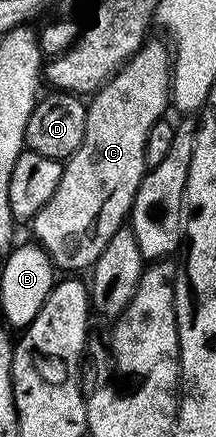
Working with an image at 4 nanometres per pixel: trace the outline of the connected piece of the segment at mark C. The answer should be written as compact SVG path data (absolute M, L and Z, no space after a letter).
M150 39L103 87L92 93L87 104L87 134L83 138L83 146L79 146L79 150L75 150L75 154L64 161L59 186L55 186L51 202L47 202L47 206L43 206L43 210L39 210L39 214L35 214L31 221L32 239L45 249L58 269L66 268L69 271L66 273L69 274L80 273L77 272L80 268L92 269L99 254L103 254L103 246L107 246L107 242L111 242L111 237L115 235L115 230L122 228L128 221L139 182L147 171L147 134L151 134L151 126L166 115L165 107L170 107L172 87L173 58L170 45L168 48L167 45Z

